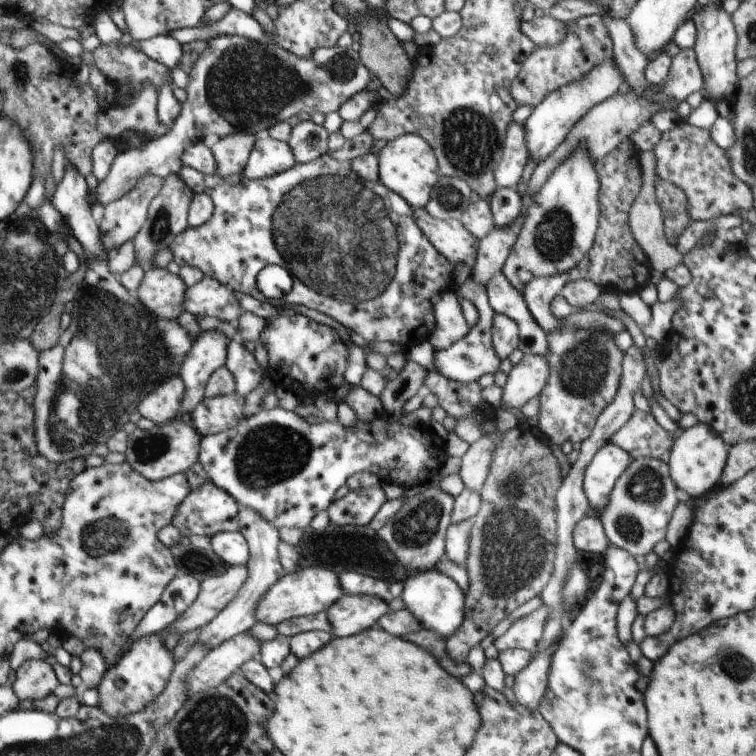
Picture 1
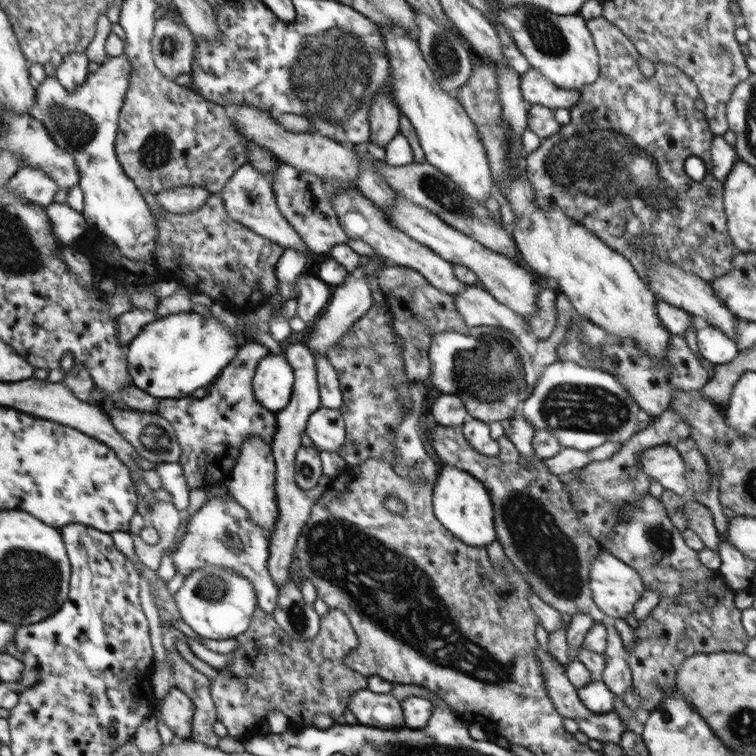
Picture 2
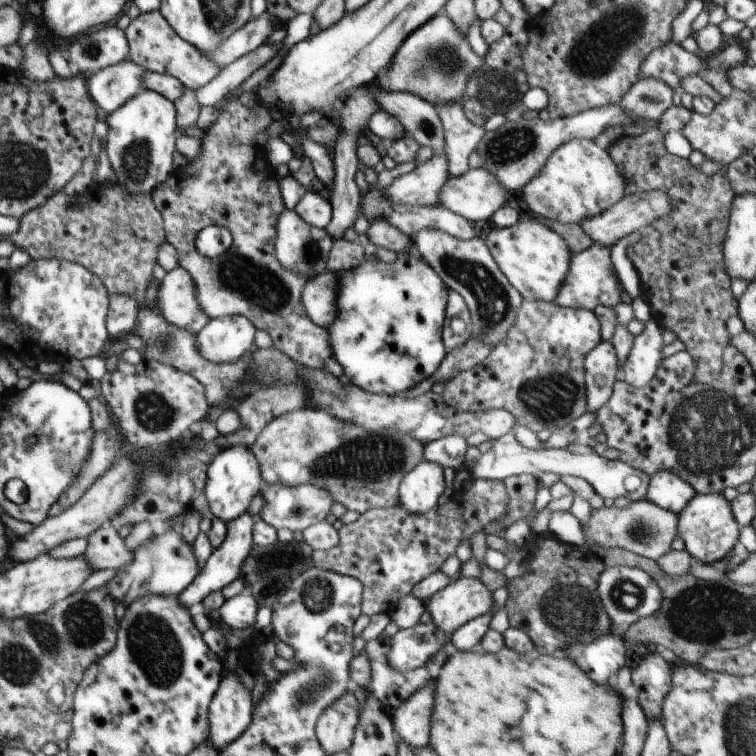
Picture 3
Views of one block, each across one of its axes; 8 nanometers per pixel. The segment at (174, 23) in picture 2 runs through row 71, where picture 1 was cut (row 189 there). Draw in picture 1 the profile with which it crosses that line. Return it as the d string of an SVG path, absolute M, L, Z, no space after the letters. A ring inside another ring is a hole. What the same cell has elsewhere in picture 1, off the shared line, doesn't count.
M170 174L170 176L164 178L164 184L162 184L160 192L150 202L145 221L142 223L138 234L132 239L135 264L138 264L144 270L154 269L152 256L160 250L169 249L176 236L182 234L189 227L188 211L191 192L191 188L178 174Z

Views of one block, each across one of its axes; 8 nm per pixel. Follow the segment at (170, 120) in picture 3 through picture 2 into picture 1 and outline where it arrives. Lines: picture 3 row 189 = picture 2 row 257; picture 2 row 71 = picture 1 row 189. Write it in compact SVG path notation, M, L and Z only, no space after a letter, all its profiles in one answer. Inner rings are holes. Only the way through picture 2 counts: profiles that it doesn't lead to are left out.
M218 35L210 38L208 48L200 54L200 58L194 62L192 70L187 72L188 86L186 86L186 100L180 106L180 114L174 124L169 127L168 132L162 138L145 140L142 146L131 147L127 151L119 151L115 156L110 172L102 182L98 182L96 192L88 192L90 206L98 200L98 204L106 206L121 196L128 194L140 178L154 174L159 178L166 178L170 174L178 174L181 169L181 152L194 142L196 138L206 136L224 136L229 134L254 134L256 136L265 134L269 128L278 122L286 122L292 116L300 112L320 112L329 114L336 112L348 98L365 90L371 81L371 73L368 68L360 62L359 52L352 47L324 47L316 48L316 52L310 58L298 58L292 52L274 44L264 44L256 40L245 39L238 35Z

